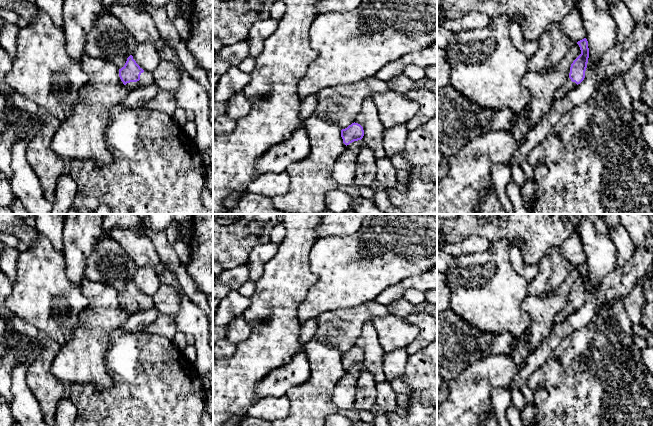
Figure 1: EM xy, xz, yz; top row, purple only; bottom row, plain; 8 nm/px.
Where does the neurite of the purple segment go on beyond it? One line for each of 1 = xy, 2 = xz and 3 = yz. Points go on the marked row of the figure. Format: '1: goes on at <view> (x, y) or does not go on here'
1: goes on at xy (146, 78)
2: does not go on here
3: goes on at yz (568, 85)

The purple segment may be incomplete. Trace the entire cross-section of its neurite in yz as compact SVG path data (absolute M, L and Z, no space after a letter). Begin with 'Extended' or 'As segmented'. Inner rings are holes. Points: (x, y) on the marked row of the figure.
Extended. M584 38L578 41L577 44L580 47L581 54L571 64L569 77L563 86L555 92L555 99L561 99L566 93L580 84L585 78L585 71L589 58L588 41Z

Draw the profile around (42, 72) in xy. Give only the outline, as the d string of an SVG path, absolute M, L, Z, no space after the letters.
M39 9L37 18L21 27L17 35L17 52L6 75L5 83L35 102L49 114L63 121L79 100L79 91L88 77L79 62L71 59L66 52L63 30L55 25L48 14Z

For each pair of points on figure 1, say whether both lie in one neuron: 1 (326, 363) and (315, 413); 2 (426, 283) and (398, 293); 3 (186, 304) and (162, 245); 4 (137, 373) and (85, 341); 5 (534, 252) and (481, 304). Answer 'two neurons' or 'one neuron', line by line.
1: one neuron
2: one neuron
3: two neurons
4: two neurons
5: two neurons

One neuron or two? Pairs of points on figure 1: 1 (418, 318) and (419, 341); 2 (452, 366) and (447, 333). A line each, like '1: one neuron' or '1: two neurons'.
1: one neuron
2: one neuron

